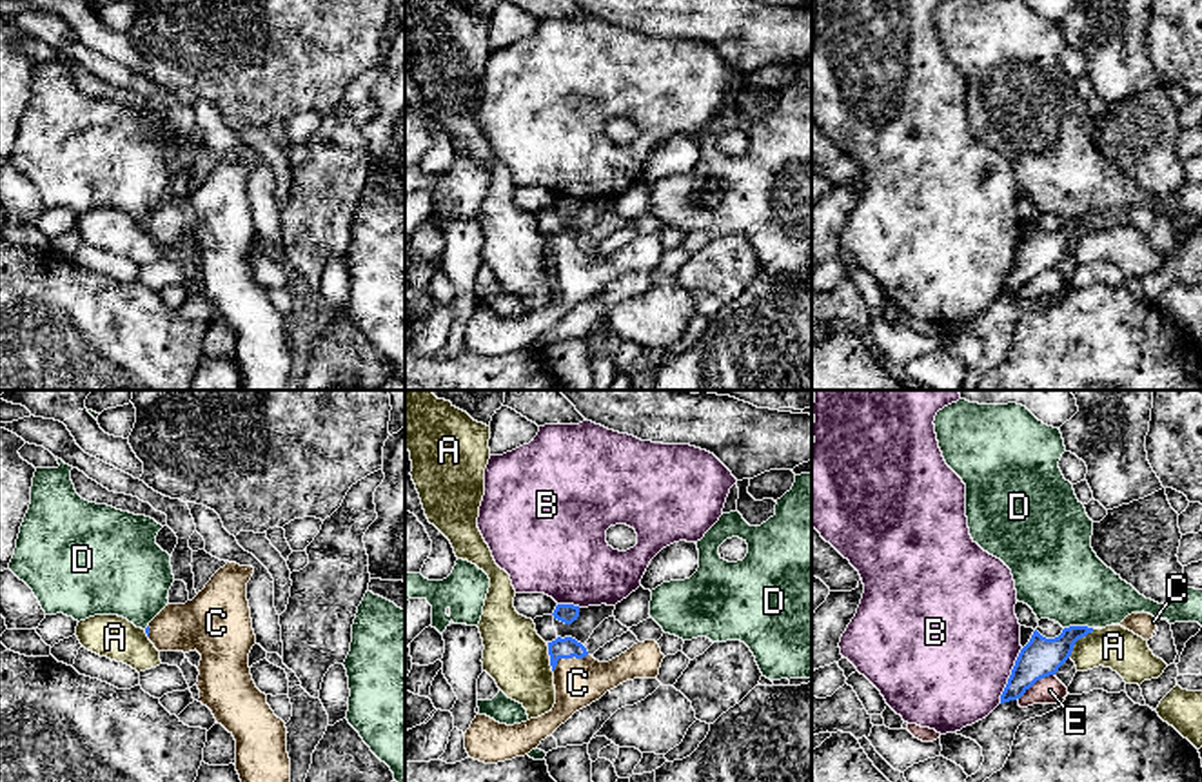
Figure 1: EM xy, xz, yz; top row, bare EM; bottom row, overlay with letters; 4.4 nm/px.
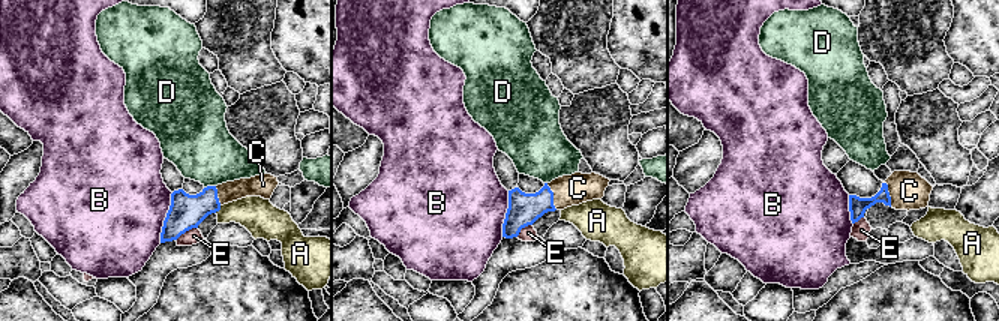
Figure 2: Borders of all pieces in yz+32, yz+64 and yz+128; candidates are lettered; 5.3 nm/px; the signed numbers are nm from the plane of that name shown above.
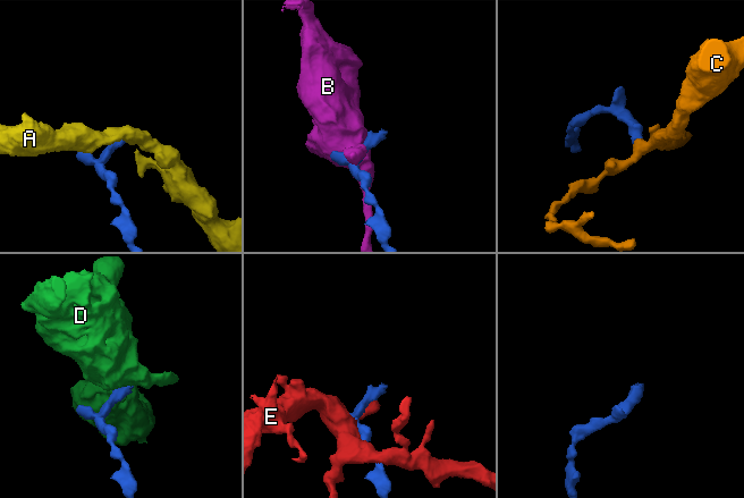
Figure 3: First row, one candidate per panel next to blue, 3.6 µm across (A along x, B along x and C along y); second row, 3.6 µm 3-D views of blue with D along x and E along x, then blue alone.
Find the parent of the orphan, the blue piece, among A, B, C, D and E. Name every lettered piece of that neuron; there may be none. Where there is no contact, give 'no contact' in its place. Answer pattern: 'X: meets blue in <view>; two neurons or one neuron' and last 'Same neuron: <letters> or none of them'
A: meets blue in yz; two neurons
B: meets blue in yz; two neurons
C: meets blue in xz; one neuron
D: meets blue in yz; two neurons
E: meets blue in yz; two neurons
Same neuron: C

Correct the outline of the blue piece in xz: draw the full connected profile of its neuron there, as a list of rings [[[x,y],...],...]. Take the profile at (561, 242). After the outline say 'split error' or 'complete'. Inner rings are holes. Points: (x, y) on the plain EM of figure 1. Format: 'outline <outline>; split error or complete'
outline [[[572,230],[548,236],[548,249],[556,279],[554,301],[514,319],[476,308],[465,327],[470,352],[498,357],[528,348],[576,305],[599,294],[606,285],[626,274],[657,272],[665,252],[655,234],[645,234],[608,256],[599,256]]]; split error

